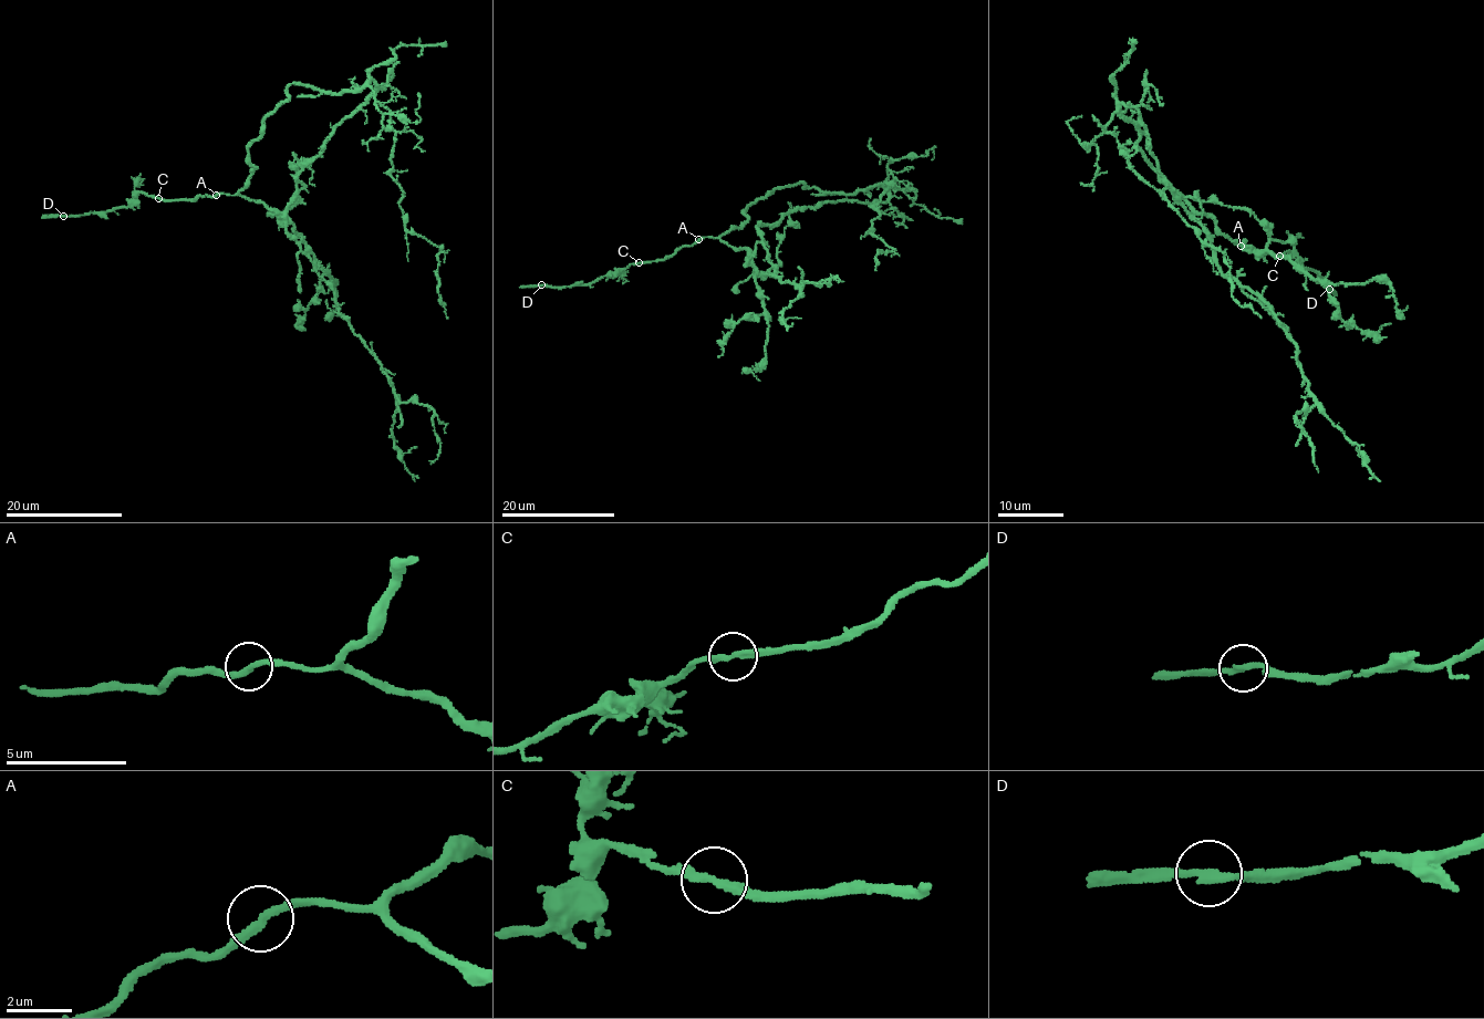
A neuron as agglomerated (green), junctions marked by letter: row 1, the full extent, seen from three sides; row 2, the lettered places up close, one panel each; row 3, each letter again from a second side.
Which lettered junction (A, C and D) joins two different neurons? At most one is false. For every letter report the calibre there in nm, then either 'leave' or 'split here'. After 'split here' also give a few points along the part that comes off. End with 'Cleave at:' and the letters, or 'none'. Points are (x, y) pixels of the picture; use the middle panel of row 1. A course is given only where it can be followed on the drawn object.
A: 240 nm | leave
C: 220 nm | leave
D: 240 nm | leave
Cleave at: none

